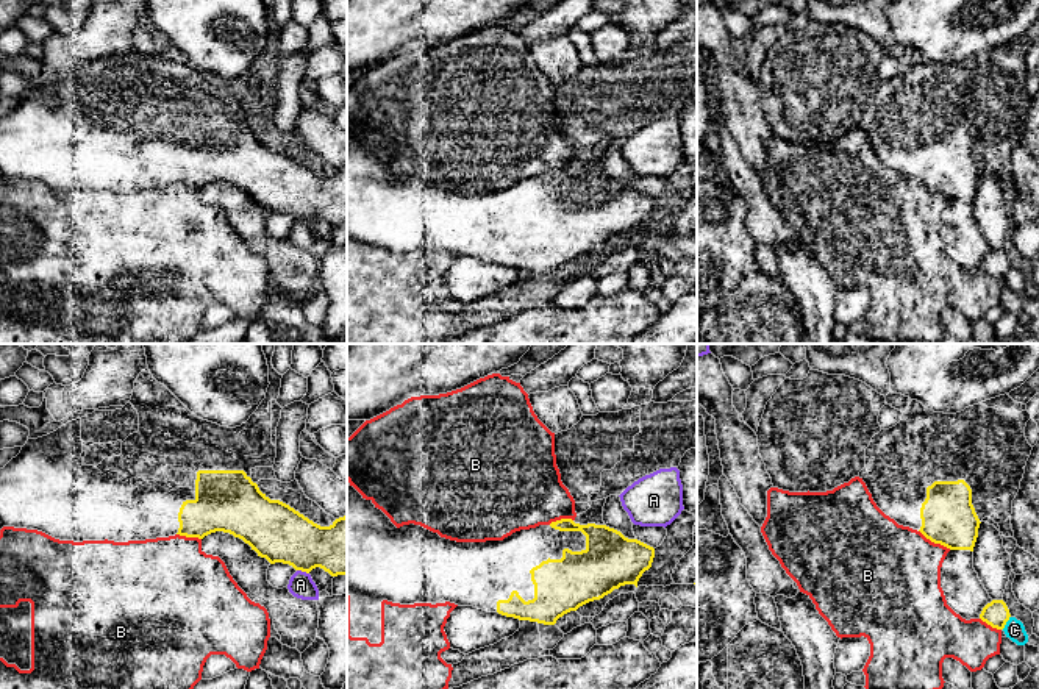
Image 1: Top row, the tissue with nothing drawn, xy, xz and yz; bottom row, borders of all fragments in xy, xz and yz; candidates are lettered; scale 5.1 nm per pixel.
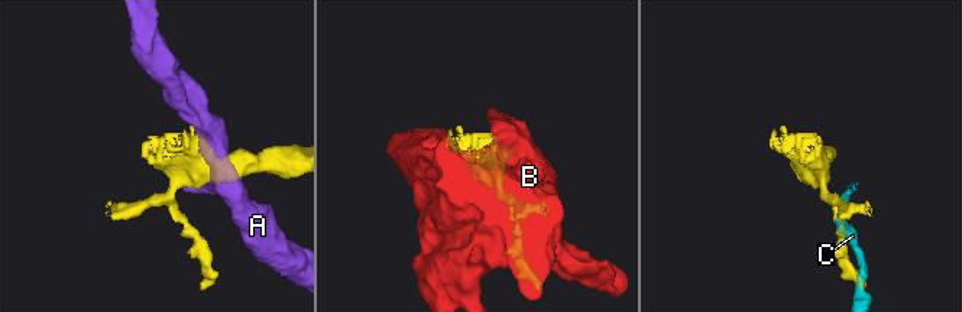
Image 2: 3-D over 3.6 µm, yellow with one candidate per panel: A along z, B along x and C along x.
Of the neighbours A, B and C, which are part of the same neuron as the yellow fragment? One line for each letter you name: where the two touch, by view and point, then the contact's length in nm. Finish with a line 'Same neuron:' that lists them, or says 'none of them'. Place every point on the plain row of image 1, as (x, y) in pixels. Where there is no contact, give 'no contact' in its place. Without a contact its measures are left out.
Same neuron: none of them

